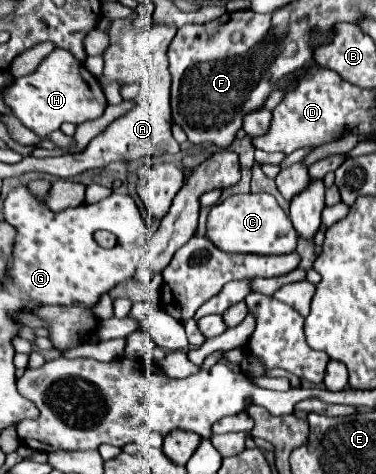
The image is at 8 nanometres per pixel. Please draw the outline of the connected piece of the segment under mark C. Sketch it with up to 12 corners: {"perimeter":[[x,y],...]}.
{"perimeter":[[269,193],[211,207],[207,235],[223,253],[287,255],[291,219]]}

